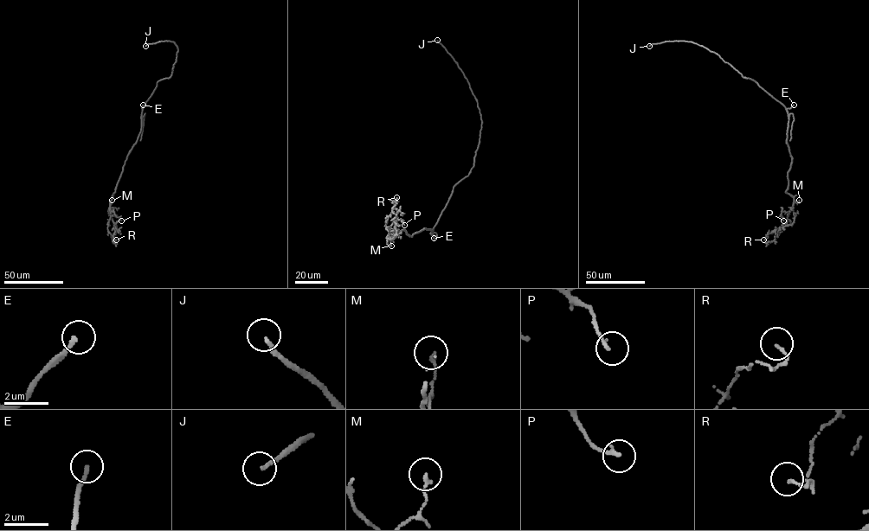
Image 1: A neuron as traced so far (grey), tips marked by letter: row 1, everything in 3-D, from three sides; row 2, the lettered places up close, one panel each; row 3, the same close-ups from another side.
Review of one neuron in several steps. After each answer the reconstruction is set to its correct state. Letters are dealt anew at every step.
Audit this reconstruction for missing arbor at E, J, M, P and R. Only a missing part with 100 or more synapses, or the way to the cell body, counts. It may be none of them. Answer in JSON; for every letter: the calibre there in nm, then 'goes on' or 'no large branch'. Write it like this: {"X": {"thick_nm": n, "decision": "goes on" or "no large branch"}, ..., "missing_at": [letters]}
{"E": {"thick_nm": 180, "decision": "goes on"}, "J": {"thick_nm": 150, "decision": "goes on"}, "M": {"thick_nm": 150, "decision": "no large branch"}, "P": {"thick_nm": 160, "decision": "no large branch"}, "R": {"thick_nm": 90, "decision": "no large branch"}, "missing_at": ["E", "J"]}

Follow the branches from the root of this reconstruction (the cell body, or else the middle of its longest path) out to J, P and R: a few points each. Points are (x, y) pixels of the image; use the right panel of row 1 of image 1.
J: (783, 105), (754, 80), (743, 77), (717, 54), (702, 46), (676, 41), (649, 46)
P: (783, 105), (788, 118), (787, 143), (792, 158), (786, 192), (794, 200), (790, 209), (781, 213), (783, 220)
R: (783, 105), (788, 118), (787, 143), (792, 158), (786, 192), (793, 198), (794, 221), (774, 229), (763, 239)

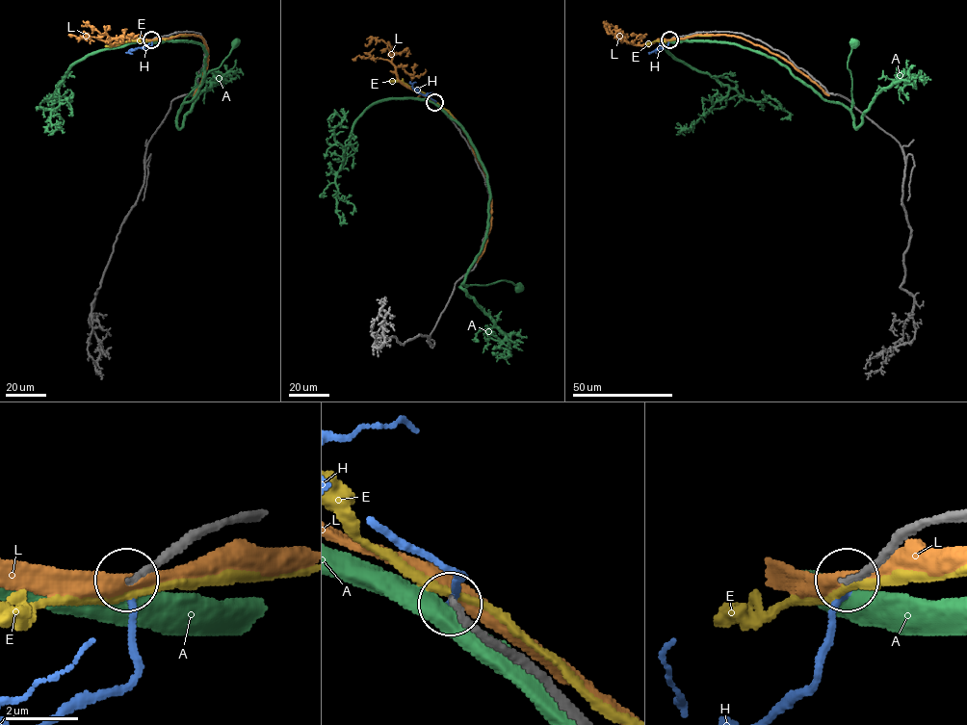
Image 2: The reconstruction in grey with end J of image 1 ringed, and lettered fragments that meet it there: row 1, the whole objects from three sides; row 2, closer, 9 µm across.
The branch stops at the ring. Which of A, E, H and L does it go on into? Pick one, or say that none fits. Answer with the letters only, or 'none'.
none

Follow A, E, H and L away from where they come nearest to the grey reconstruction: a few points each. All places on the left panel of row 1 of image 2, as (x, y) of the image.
A: (151, 39), (190, 41), (206, 51), (203, 82), (180, 109), (184, 98), (221, 65), (235, 44)
E: (151, 40), (187, 35)
H: (151, 40), (151, 45), (146, 48), (130, 49), (128, 52), (132, 54)
L: (151, 39), (194, 35), (203, 39), (207, 47), (207, 68), (194, 95)

